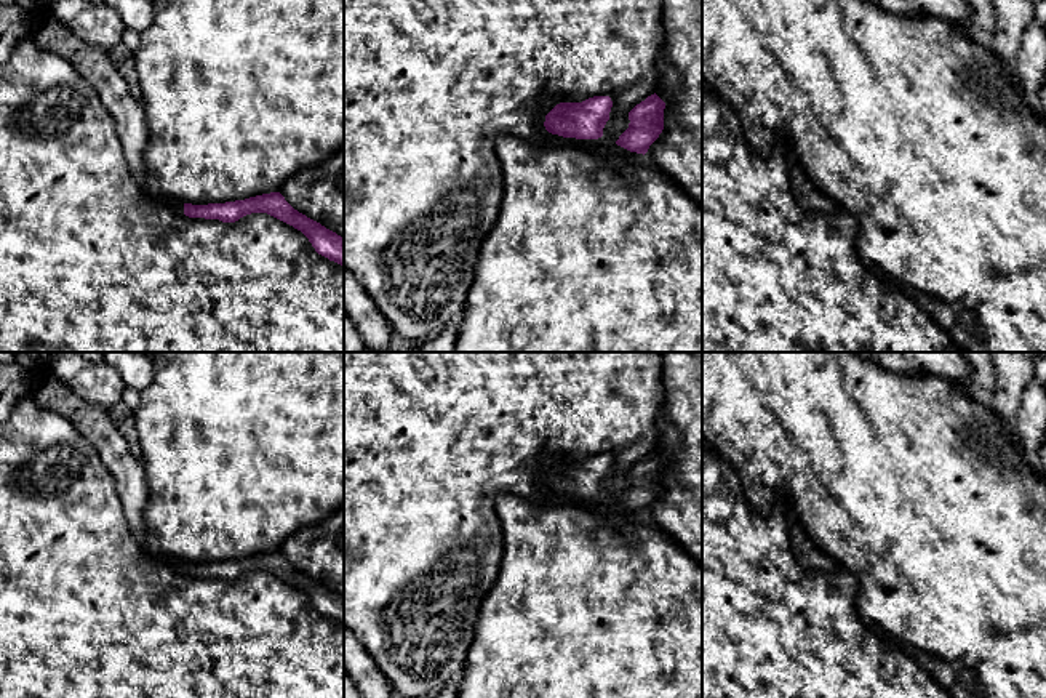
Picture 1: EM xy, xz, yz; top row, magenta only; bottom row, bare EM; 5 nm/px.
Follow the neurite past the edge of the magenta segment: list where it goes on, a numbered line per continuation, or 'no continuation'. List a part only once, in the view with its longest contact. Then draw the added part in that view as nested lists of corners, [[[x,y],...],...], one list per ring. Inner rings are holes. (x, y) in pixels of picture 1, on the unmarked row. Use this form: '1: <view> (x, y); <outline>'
1: xy (178, 565); [[[157,557],[155,560],[171,567],[173,570],[176,570],[179,573],[184,573],[184,560],[176,560],[176,559],[171,559],[171,557]]]

